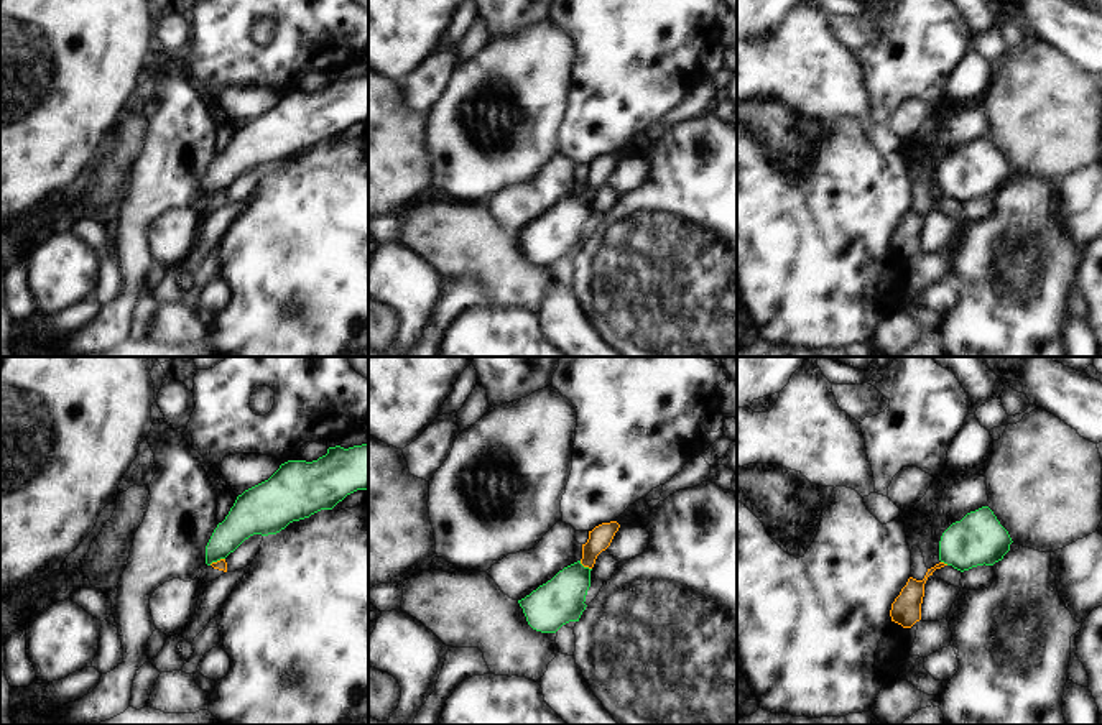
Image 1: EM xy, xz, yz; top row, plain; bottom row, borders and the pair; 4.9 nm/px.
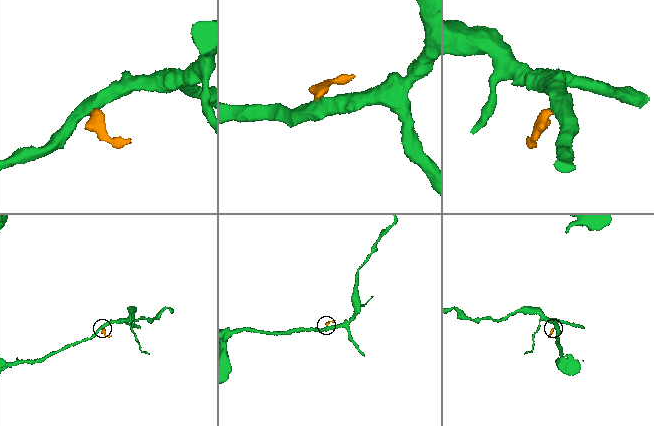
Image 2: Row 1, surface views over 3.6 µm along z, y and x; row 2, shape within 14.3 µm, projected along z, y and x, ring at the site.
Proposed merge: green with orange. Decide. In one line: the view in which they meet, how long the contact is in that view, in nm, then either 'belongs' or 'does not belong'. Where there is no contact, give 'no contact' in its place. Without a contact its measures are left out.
xz | 80 nm | does not belong

